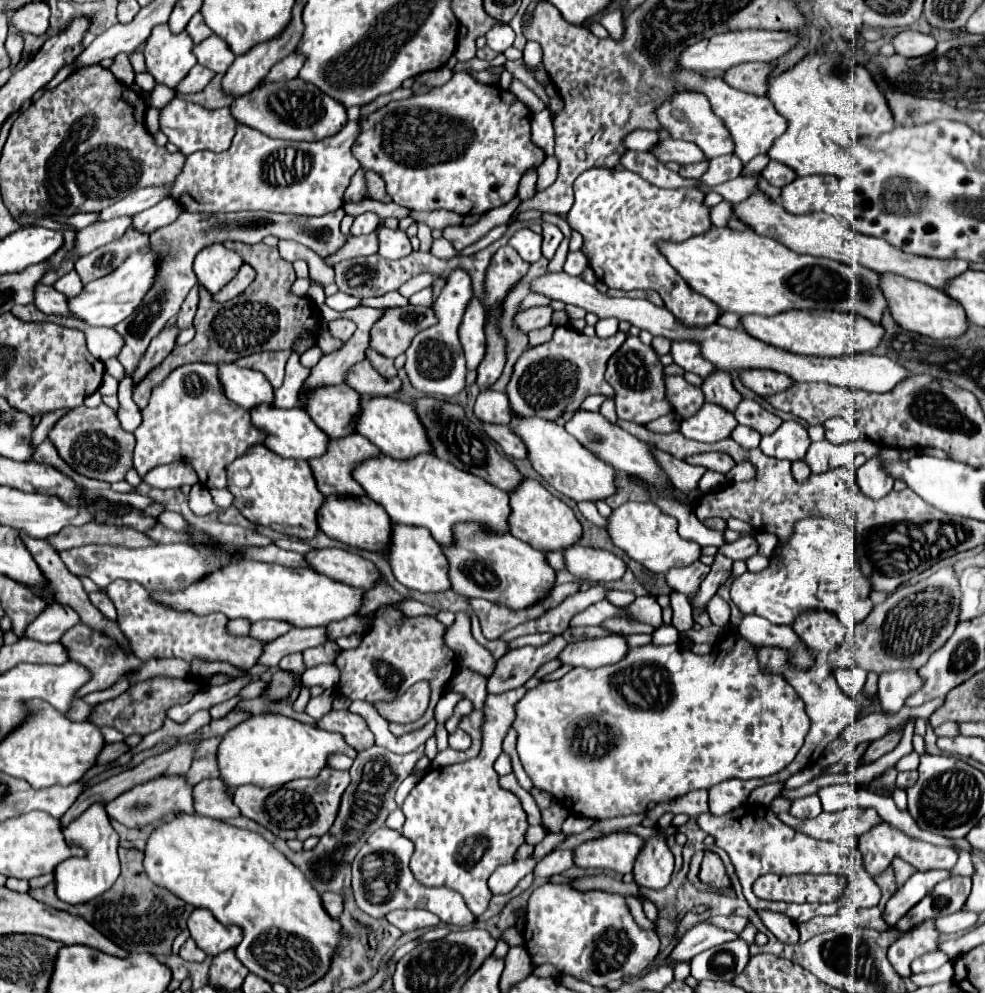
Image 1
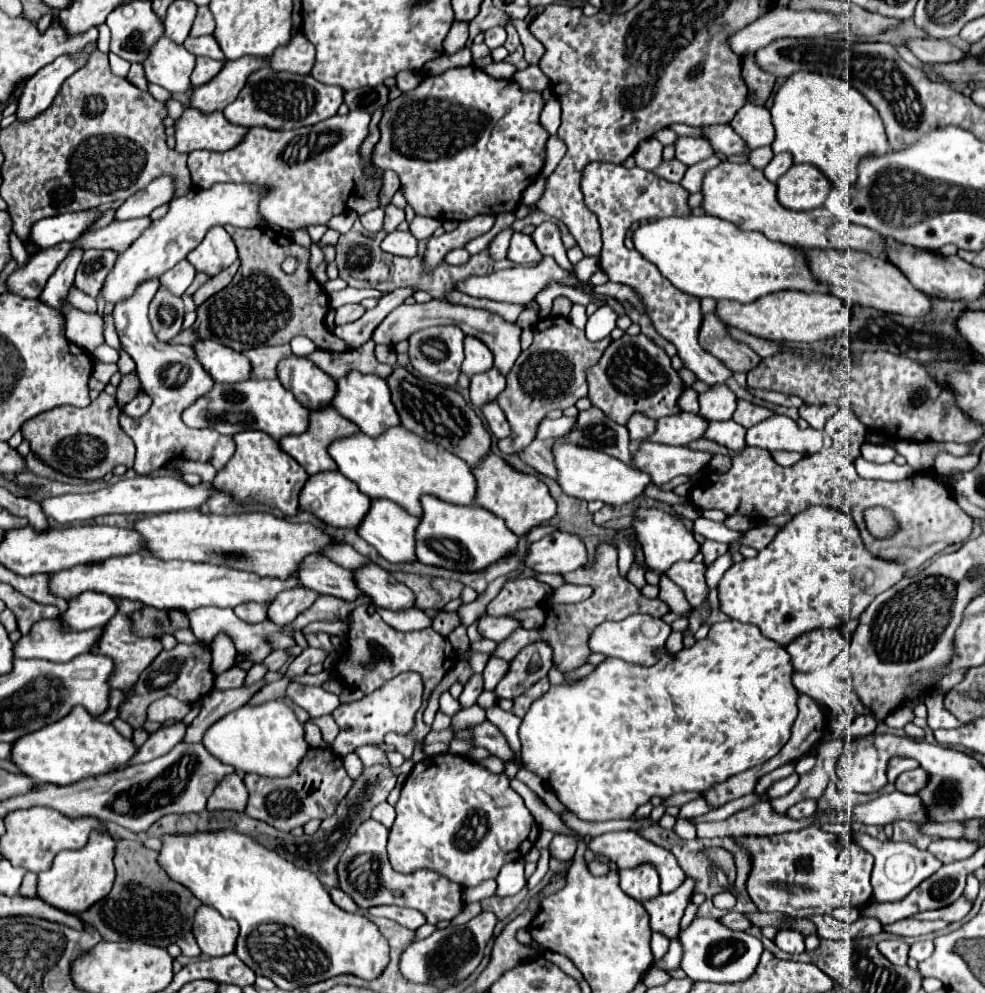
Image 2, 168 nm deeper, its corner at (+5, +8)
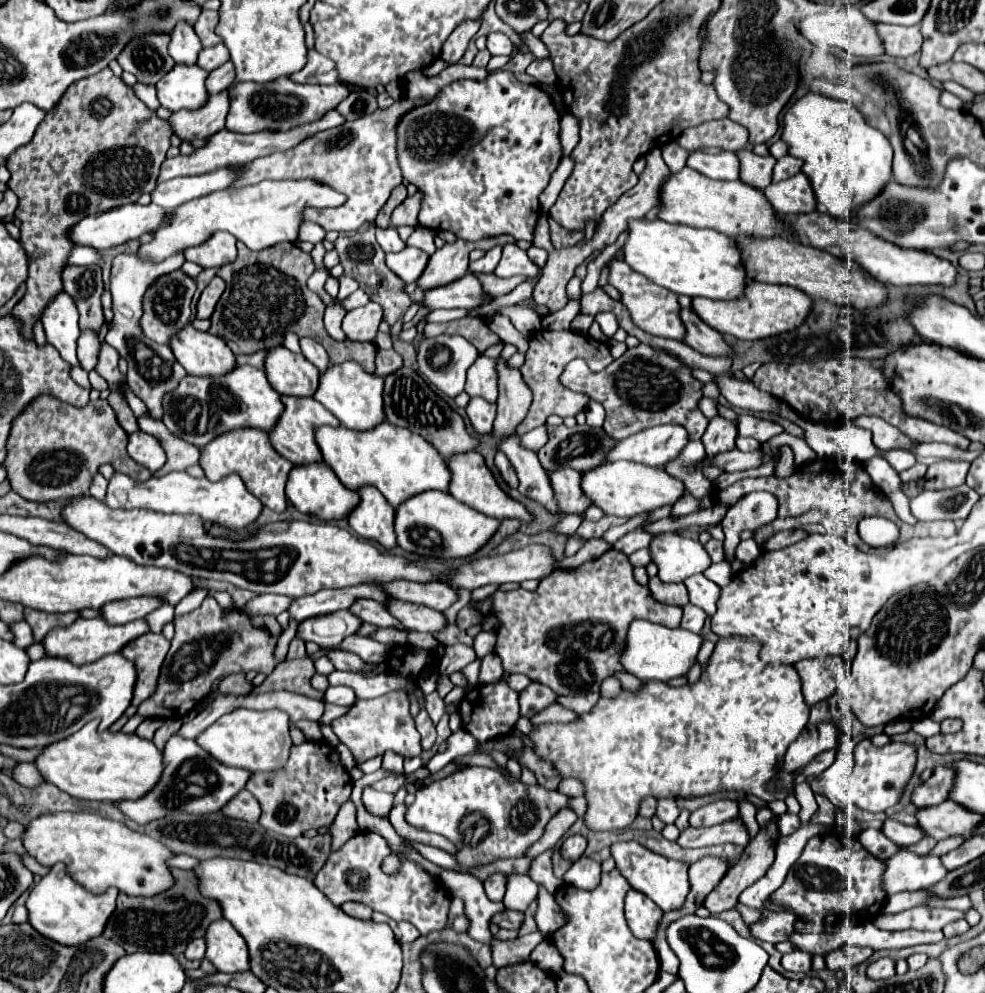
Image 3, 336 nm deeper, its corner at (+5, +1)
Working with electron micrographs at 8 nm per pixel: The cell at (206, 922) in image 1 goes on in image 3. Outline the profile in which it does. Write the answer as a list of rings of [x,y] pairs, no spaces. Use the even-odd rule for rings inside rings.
[[[227,919],[211,923],[205,933],[205,941],[207,941],[205,957],[217,967],[217,971],[221,973],[249,971],[251,965],[247,943]]]

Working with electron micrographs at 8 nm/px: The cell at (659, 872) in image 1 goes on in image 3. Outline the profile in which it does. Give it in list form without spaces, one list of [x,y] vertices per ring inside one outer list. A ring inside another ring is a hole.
[[[631,889],[625,897],[627,907],[627,923],[631,925],[631,931],[637,939],[655,941],[655,931],[659,929],[659,921],[663,917],[663,911],[643,893]]]

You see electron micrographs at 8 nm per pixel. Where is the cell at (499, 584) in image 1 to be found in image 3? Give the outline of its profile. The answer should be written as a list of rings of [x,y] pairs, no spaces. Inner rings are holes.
[[[423,491],[417,497],[409,497],[395,509],[395,535],[397,545],[407,553],[417,553],[423,557],[441,557],[441,559],[455,559],[455,557],[471,557],[477,553],[489,537],[497,531],[499,521],[455,501],[449,493],[443,491]]]

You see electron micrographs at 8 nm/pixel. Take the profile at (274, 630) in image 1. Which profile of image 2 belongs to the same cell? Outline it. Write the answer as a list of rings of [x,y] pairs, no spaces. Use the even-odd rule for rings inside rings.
[[[297,588],[297,590],[287,590],[283,594],[279,594],[275,598],[275,602],[269,604],[269,610],[267,610],[267,620],[277,624],[277,626],[285,626],[287,622],[295,620],[297,614],[301,614],[303,610],[307,610],[315,598],[319,594],[313,592],[313,590],[307,590],[307,588]]]

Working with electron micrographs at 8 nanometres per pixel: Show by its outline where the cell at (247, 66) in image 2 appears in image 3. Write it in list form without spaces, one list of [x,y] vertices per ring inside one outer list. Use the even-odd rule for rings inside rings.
[[[221,91],[219,95],[211,95],[207,105],[195,111],[177,111],[169,117],[169,125],[173,135],[181,141],[191,139],[207,139],[213,133],[225,127],[225,115],[229,111],[229,95]]]

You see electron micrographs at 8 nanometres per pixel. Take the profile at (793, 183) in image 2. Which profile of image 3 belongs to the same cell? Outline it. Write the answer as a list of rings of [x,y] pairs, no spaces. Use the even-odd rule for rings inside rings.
[[[797,173],[791,179],[771,183],[763,191],[777,213],[811,213],[815,211],[815,193],[805,173]]]

